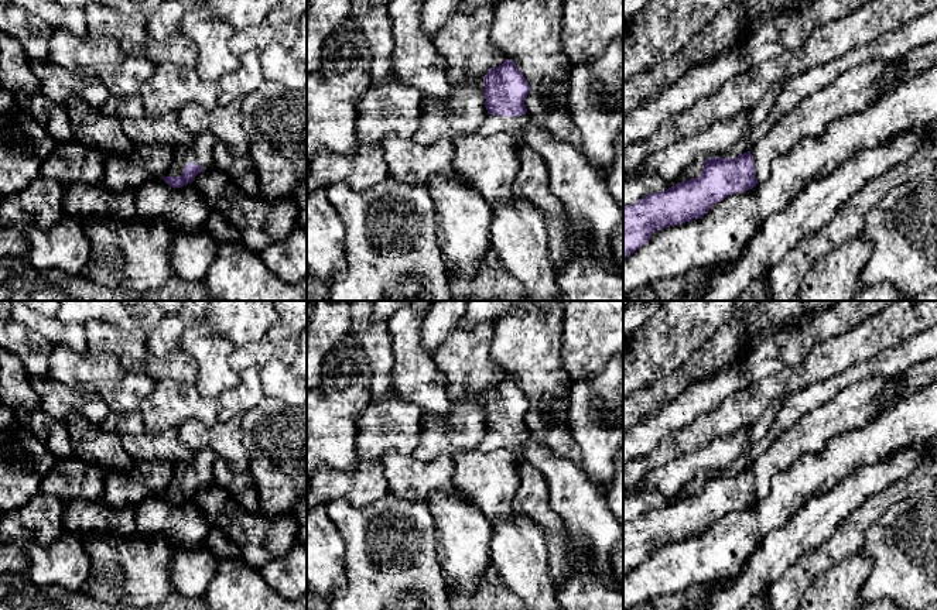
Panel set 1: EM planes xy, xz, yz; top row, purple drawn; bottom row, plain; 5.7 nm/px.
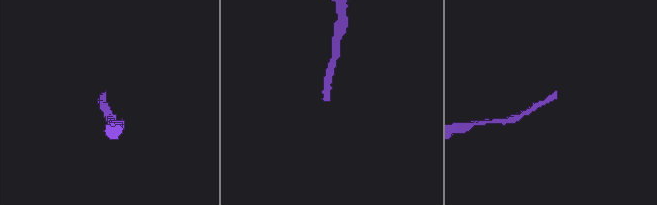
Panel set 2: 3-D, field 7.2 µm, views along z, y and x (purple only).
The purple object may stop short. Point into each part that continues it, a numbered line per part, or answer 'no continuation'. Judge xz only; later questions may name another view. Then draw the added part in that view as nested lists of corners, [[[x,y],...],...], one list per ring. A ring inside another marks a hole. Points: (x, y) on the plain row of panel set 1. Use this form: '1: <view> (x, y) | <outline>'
1: xz (513, 442) | [[[527,429],[514,433],[489,431],[482,441],[479,450],[493,452],[497,449],[506,449],[516,456],[516,466],[519,466],[527,462],[524,458],[524,442],[529,438],[530,432]]]

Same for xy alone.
1: xy (199, 466) | [[[204,448],[194,452],[189,460],[175,462],[172,480],[165,493],[181,493],[189,479],[195,479],[205,486],[211,484],[213,482],[215,459],[216,453],[209,448]]]

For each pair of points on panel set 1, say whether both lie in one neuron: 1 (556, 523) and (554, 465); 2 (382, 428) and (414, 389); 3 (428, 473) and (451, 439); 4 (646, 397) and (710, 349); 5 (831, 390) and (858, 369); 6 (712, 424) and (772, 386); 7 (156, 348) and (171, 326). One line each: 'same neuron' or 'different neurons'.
1: different neurons
2: different neurons
3: different neurons
4: same neuron
5: same neuron
6: same neuron
7: same neuron

